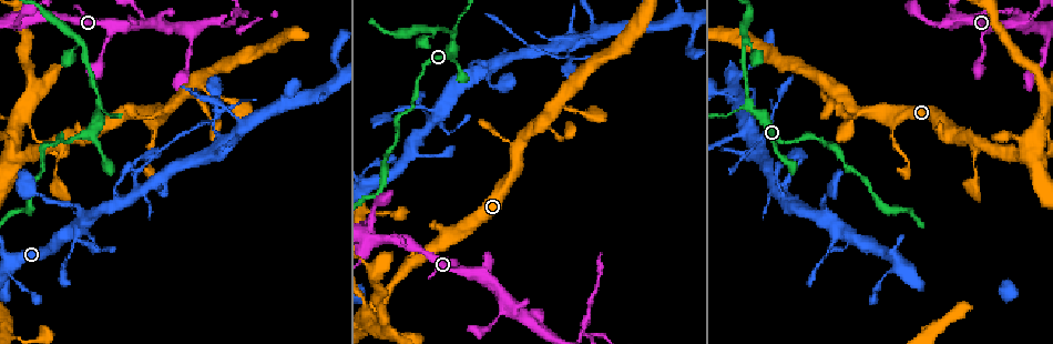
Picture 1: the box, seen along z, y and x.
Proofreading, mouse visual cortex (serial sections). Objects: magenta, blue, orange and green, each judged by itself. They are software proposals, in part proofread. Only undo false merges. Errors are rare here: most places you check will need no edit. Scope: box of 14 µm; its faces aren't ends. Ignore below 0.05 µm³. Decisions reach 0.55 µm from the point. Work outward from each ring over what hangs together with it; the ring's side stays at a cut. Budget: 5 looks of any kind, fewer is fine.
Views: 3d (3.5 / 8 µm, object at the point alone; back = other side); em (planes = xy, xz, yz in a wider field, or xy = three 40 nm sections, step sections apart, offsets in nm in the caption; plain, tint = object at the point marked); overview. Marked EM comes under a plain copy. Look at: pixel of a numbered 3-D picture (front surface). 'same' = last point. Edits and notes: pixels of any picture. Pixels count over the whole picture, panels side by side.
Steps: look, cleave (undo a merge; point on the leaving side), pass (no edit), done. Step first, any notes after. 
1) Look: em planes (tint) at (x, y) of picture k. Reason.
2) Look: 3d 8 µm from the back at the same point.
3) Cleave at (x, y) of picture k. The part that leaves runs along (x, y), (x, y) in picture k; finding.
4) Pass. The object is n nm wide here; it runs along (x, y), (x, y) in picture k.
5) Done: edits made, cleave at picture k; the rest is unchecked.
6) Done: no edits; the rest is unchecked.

Look: 3d 3.5 µm at (494, 67) of picture 1.

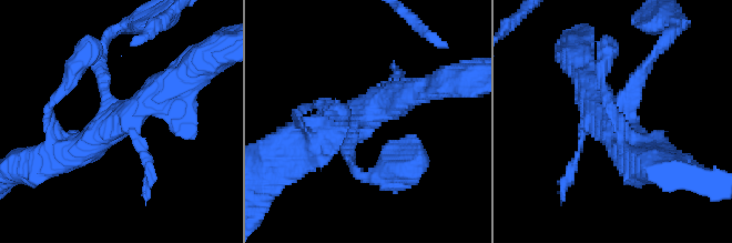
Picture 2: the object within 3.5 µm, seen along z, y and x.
Look: em xy step 3 (tint) at (363, 116) of picture 2. Now the EM.

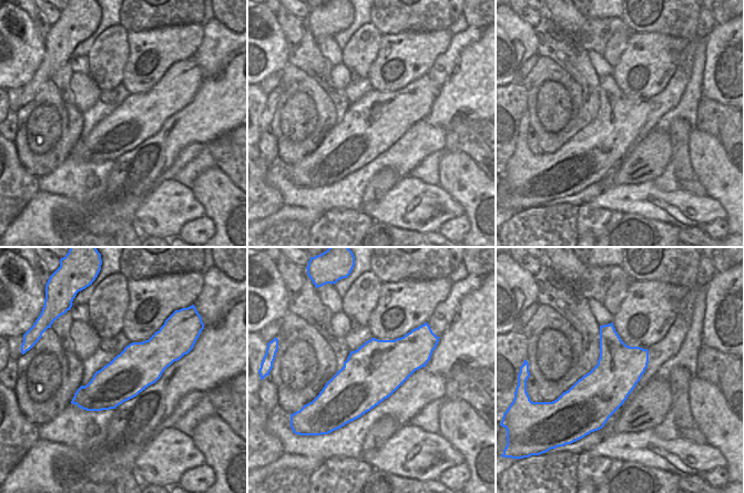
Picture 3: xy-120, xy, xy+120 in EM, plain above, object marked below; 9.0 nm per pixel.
Pass. The object is 500 nm wide here; it runs along (56, 160), (83, 150), (169, 85) in picture 2; one cell here.

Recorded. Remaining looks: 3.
Look: em xy step 2 (tint) at (750, 105) of picture 1.

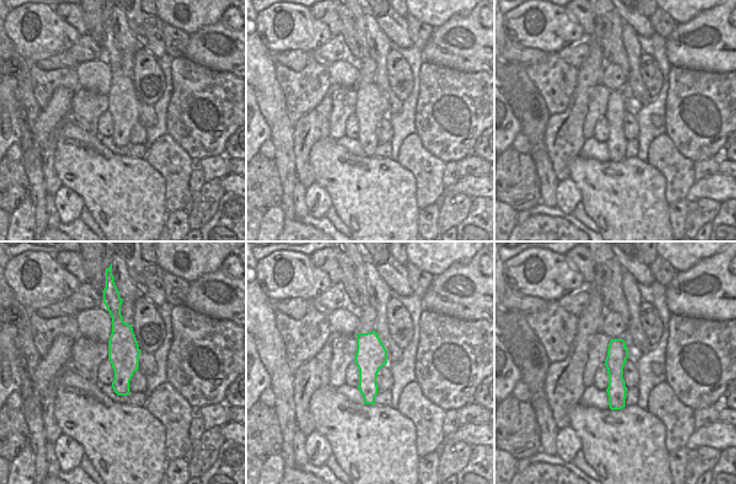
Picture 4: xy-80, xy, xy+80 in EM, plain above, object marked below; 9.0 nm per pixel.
Look: 3d 3.5 µm from the back at the same point.

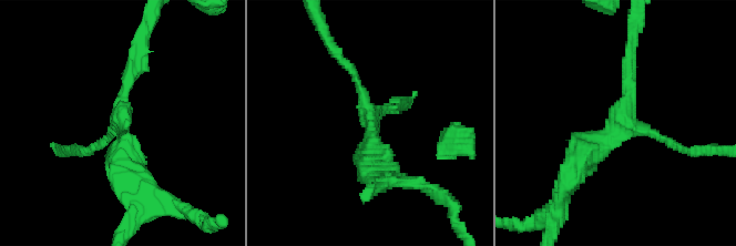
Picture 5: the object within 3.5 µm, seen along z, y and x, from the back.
Pass. The object is 280 nm wide here; it runs along (118, 308), (124, 392) in picture 4; continuous, no second cell.

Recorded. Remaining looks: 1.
Done: no edits; the rest is unchecked.

